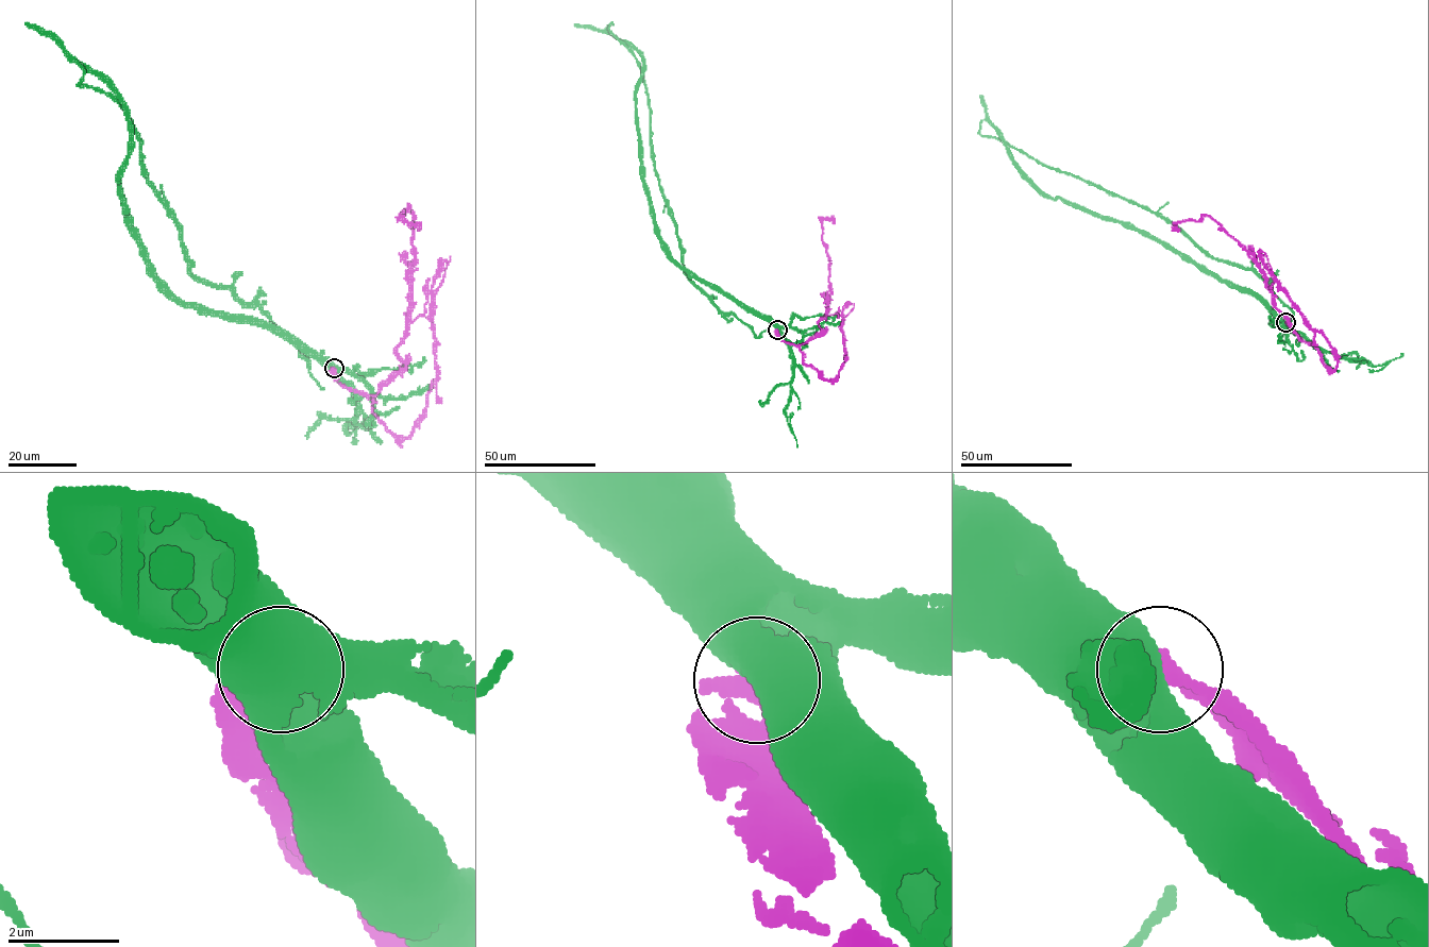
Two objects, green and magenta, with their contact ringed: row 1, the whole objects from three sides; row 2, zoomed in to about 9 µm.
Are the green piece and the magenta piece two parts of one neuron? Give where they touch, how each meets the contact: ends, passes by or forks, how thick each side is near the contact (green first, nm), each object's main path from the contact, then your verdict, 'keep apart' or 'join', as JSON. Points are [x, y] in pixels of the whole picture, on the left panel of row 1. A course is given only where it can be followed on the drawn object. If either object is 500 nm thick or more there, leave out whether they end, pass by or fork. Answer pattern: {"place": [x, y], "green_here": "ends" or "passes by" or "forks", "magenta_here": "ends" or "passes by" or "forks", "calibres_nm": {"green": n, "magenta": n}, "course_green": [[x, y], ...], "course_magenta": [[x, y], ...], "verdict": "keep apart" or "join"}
{"place": [334, 368], "calibres_nm": {"green": 900, "magenta": 420}, "course_green": [[334, 368], [265, 325], [225, 318], [205, 309]], "course_magenta": [[334, 368], [338, 383], [376, 394], [403, 365], [397, 349], [415, 261], [409, 205], [401, 217], [420, 230]], "verdict": "keep apart"}

